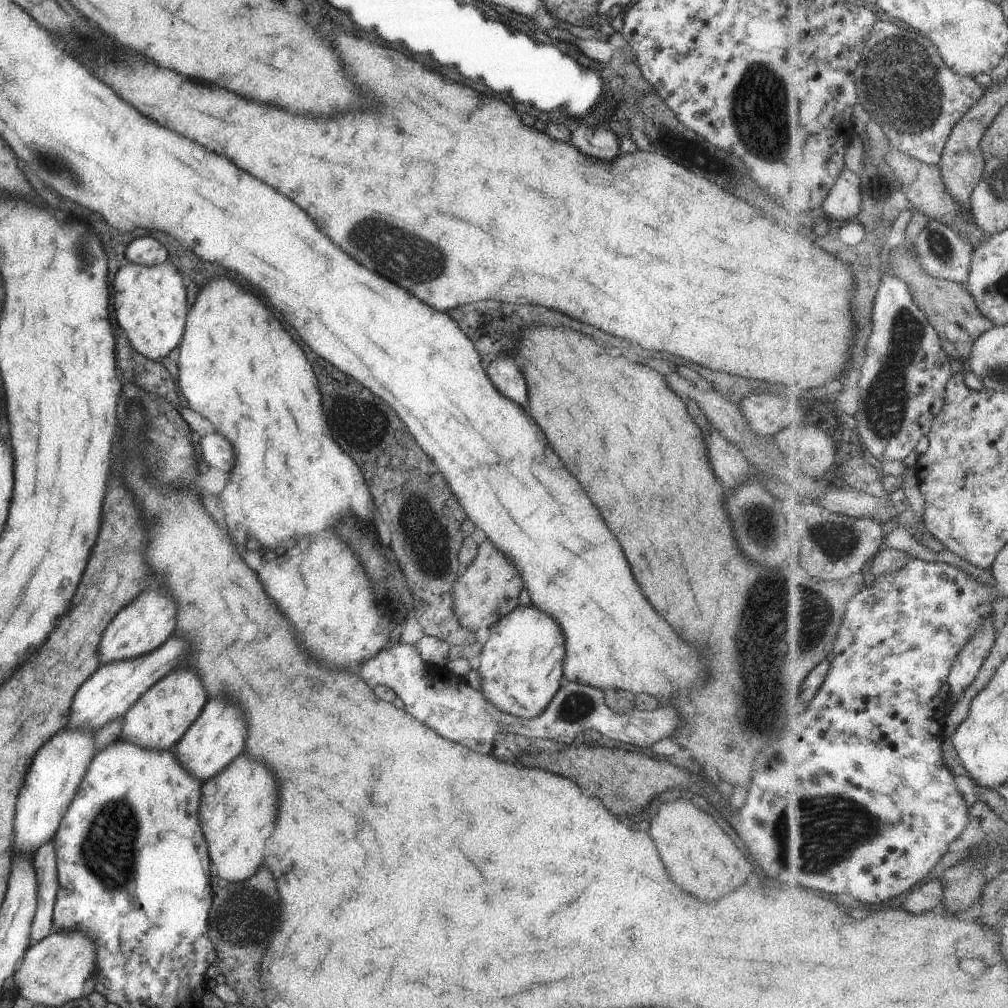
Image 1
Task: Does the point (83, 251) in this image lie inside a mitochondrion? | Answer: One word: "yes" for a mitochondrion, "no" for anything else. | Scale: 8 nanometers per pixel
yes

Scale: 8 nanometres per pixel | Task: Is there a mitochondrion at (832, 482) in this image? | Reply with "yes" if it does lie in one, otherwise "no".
no

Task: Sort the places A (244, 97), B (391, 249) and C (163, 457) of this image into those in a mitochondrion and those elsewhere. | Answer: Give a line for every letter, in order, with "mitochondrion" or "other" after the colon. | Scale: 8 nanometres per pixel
A: other
B: mitochondrion
C: mitochondrion

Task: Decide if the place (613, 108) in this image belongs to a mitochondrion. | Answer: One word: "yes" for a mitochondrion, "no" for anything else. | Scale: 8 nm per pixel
no

